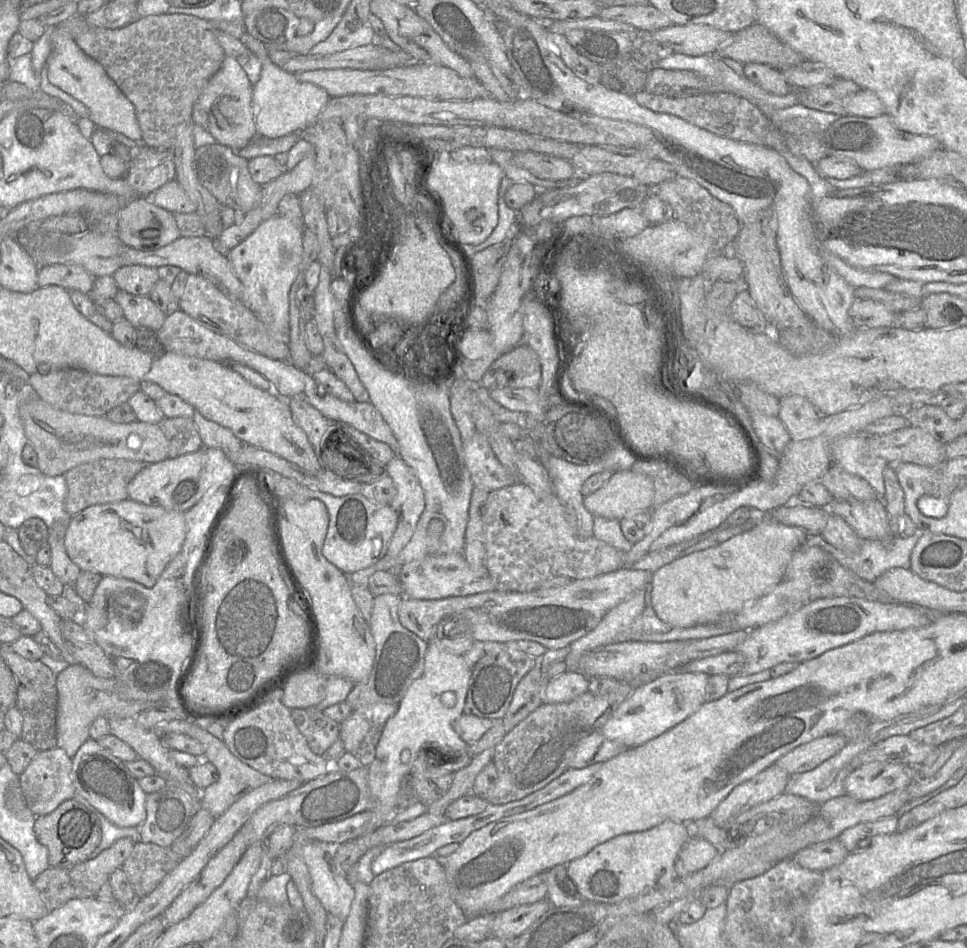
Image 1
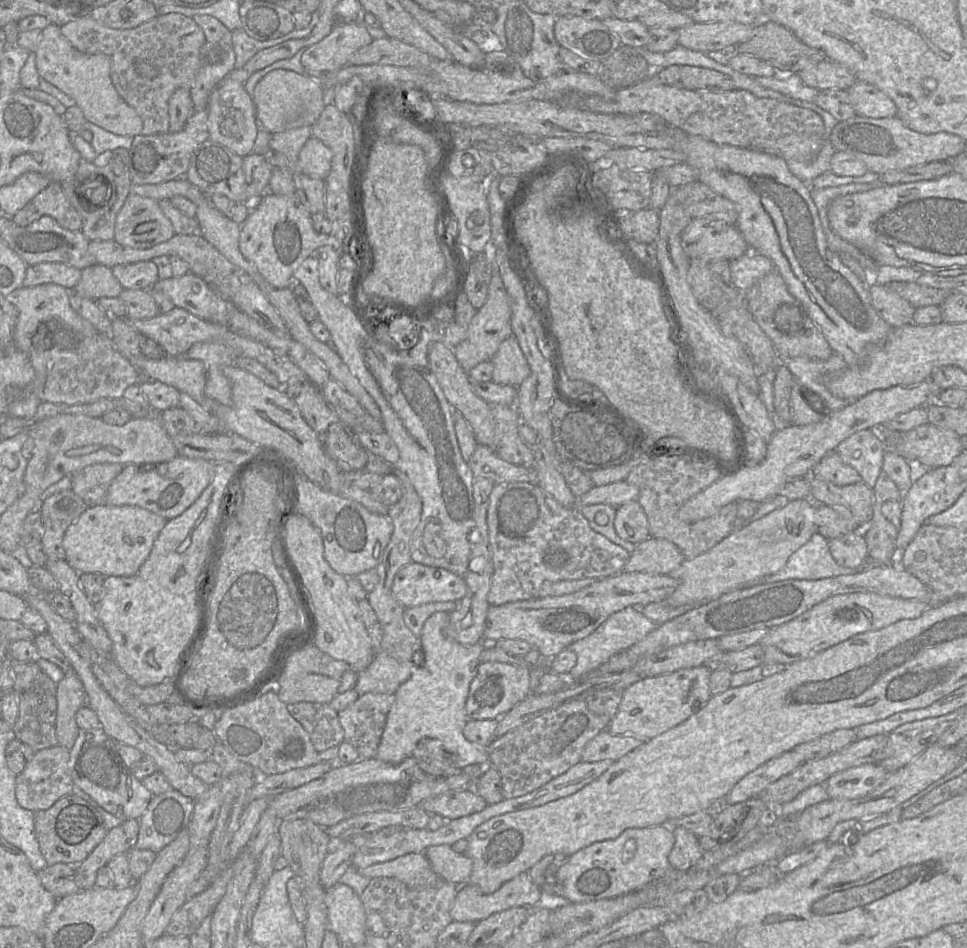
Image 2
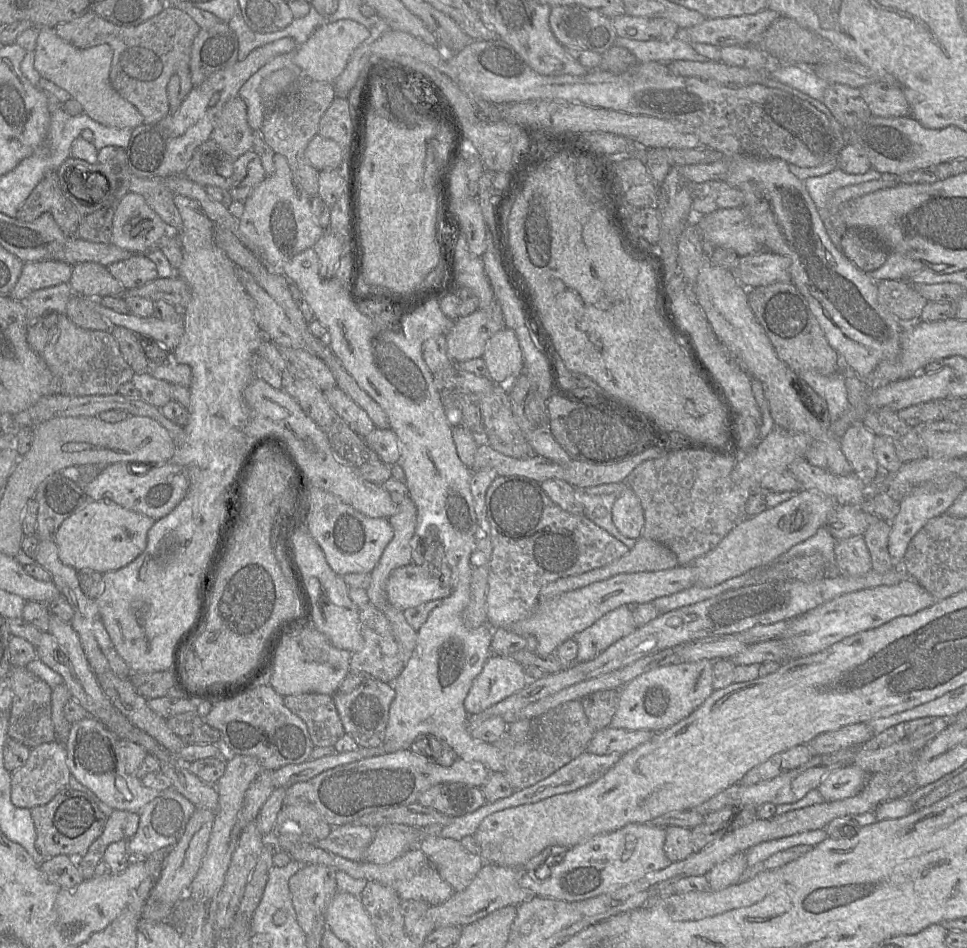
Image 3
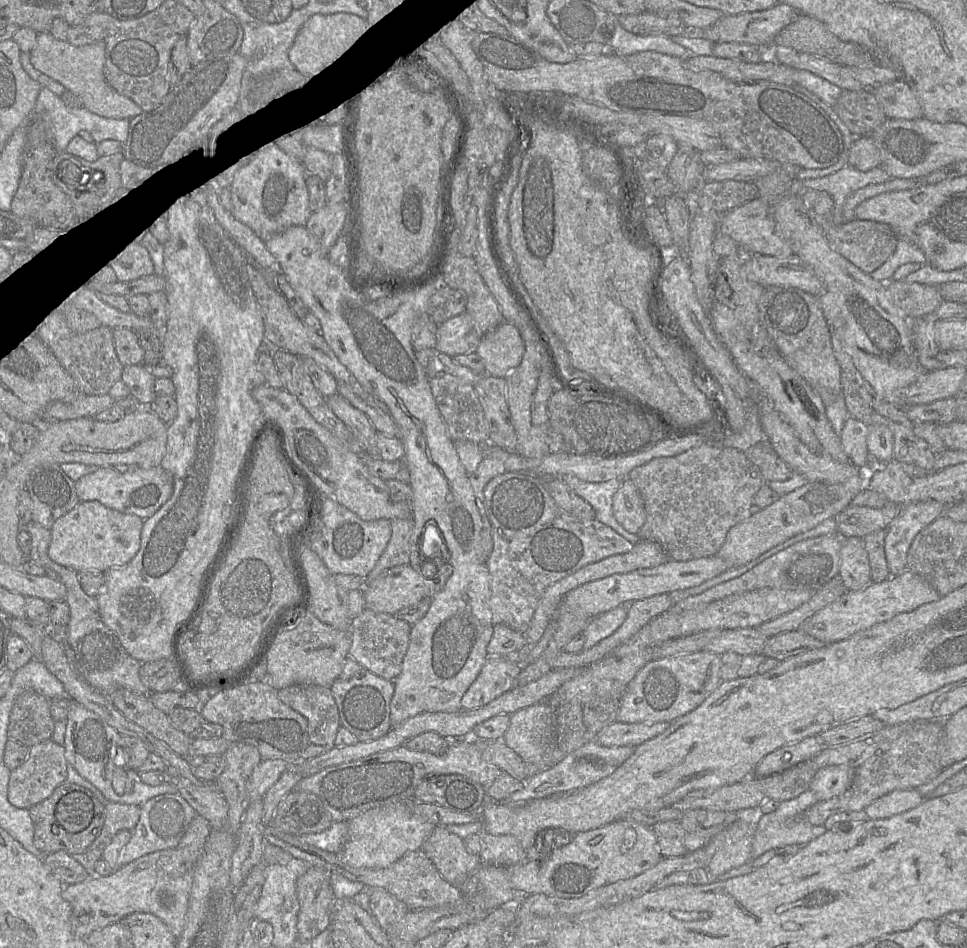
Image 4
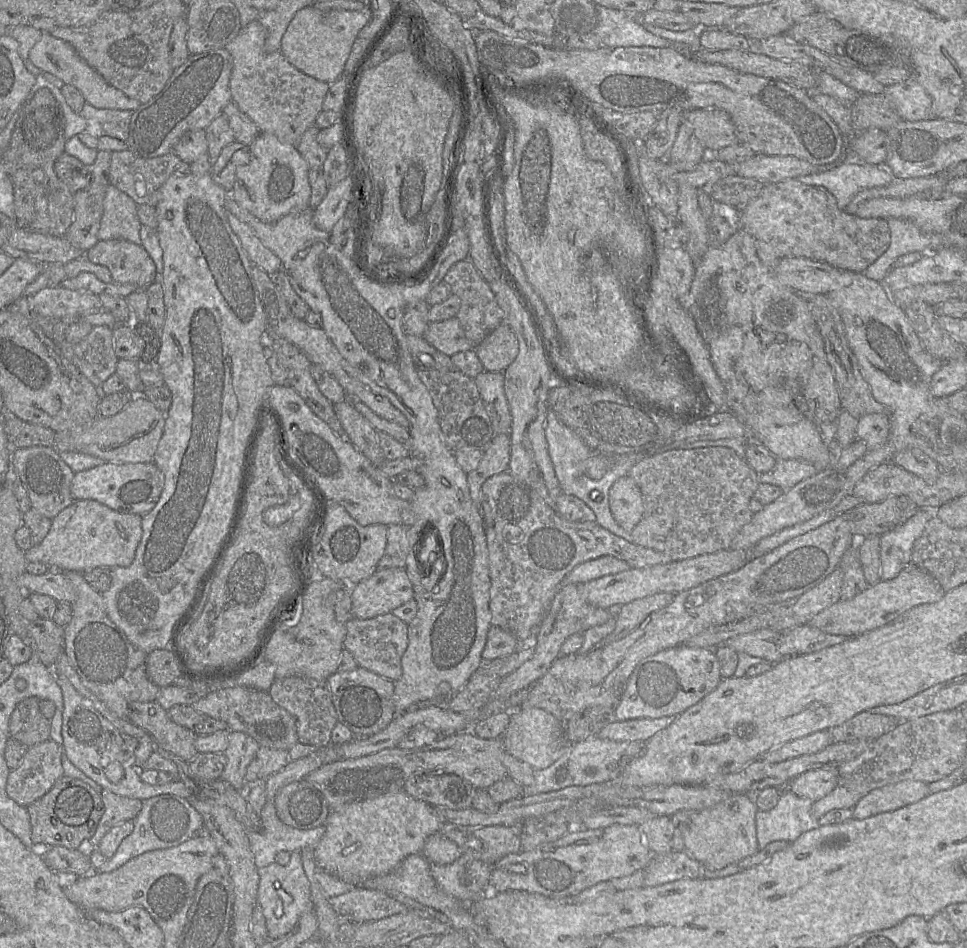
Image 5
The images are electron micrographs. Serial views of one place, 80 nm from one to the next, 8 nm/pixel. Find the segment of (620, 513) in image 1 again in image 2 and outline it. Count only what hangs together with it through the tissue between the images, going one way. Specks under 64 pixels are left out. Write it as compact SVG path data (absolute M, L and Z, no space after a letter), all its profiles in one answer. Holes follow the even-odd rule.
M626 480L613 482L603 486L594 486L578 498L578 504L608 504L615 508L625 502L638 500L639 488Z

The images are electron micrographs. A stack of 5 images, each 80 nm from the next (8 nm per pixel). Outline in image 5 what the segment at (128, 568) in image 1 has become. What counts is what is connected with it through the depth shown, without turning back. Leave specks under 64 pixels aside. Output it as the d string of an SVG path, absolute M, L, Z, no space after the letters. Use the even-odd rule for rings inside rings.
M75 500L51 520L43 541L25 551L27 562L38 562L60 571L84 573L94 568L127 567L142 537L142 516L120 513L96 500Z

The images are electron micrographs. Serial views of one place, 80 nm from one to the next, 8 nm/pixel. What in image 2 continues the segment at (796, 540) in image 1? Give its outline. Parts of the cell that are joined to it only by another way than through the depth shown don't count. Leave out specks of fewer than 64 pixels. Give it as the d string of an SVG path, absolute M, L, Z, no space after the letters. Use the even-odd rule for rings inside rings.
M811 499L790 501L740 530L731 532L707 552L685 559L668 575L679 581L676 590L665 600L672 606L715 600L725 593L782 569L790 556L809 541L817 531L814 502Z

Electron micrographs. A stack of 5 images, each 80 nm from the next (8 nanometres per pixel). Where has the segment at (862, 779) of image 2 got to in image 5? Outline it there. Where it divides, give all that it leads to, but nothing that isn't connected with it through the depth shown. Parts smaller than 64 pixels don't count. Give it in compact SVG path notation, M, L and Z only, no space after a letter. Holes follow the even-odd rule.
M837 768L812 770L788 783L787 790L801 798L820 800L834 790L838 782Z

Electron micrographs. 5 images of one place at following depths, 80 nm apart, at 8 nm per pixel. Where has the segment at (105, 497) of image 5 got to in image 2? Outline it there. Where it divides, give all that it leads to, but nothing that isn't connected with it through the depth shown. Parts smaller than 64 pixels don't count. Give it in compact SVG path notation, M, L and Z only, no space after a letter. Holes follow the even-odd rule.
M177 454L168 462L124 465L109 486L107 505L136 506L167 520L181 515L201 495L214 476L214 463L204 459L186 458Z

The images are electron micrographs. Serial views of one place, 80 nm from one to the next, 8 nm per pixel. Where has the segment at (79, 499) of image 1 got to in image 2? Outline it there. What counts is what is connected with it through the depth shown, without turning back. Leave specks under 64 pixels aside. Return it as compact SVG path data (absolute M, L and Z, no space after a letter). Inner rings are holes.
M118 463L86 466L72 475L71 489L87 507L105 505L109 486L123 467L124 465Z

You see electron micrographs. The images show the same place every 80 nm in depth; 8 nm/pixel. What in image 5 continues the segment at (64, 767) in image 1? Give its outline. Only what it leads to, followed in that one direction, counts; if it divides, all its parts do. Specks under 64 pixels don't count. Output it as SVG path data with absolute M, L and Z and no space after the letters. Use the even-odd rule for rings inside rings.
M53 740L27 748L22 763L10 770L7 795L25 807L44 796L64 776L63 753L63 746Z

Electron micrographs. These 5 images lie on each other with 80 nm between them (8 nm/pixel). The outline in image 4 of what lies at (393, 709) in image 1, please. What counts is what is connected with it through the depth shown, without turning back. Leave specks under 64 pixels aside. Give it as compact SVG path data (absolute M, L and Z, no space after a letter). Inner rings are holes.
M366 669L349 680L338 678L331 686L333 698L340 715L341 725L360 742L384 736L391 729L390 703L395 692L394 682L381 678Z

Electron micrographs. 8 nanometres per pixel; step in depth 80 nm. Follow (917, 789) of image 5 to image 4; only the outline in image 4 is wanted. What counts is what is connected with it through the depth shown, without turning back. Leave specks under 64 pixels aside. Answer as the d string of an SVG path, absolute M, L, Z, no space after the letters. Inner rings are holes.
M916 789L895 790L876 799L864 811L869 819L888 818L917 807L924 799Z

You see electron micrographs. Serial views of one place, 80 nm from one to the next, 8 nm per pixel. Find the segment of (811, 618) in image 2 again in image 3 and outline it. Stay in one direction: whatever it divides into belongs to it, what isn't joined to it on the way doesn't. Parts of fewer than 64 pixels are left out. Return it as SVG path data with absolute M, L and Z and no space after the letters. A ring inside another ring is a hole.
M914 579L892 586L878 586L835 597L817 608L790 620L781 639L790 649L791 659L818 653L859 632L877 628L899 616L909 616L932 606L936 599Z

